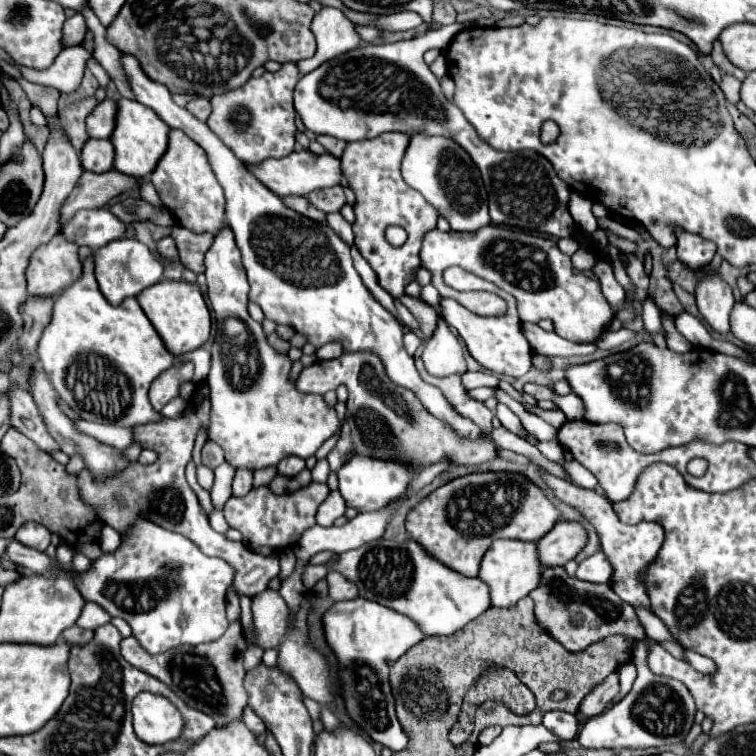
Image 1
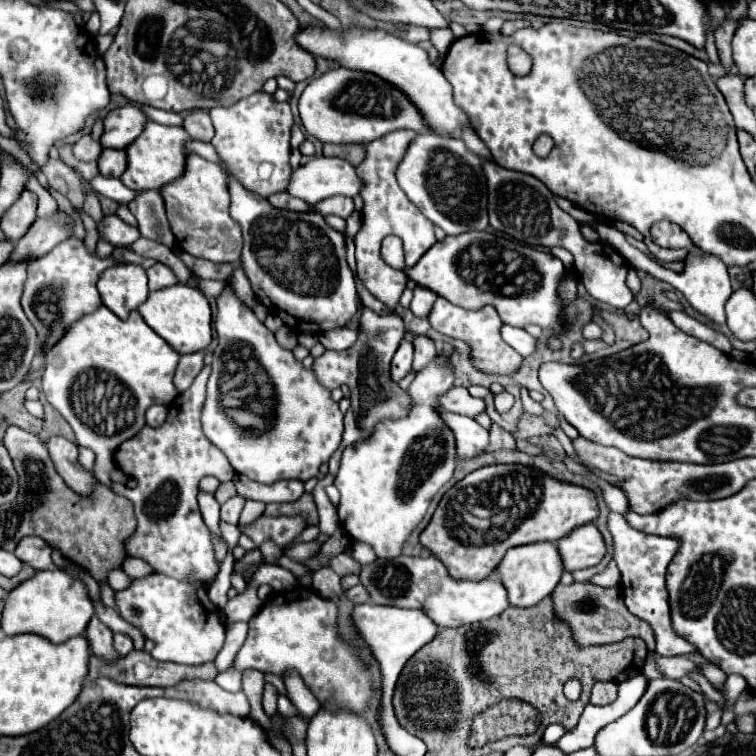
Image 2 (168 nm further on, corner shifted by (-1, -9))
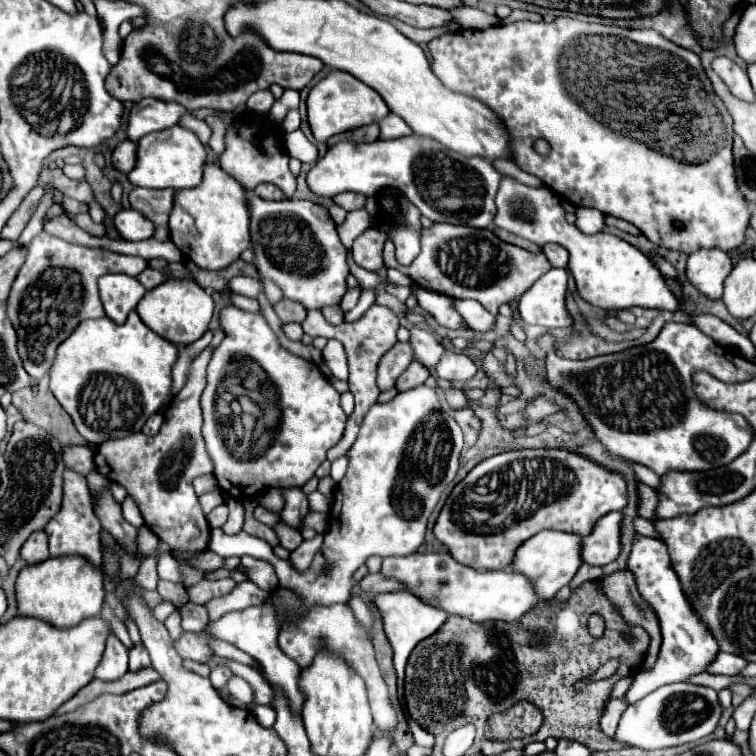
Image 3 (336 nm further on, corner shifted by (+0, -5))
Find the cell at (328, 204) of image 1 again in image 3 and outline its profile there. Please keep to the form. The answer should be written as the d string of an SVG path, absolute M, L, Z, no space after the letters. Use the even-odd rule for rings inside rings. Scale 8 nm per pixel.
M342 192L342 194L336 194L334 198L334 204L342 206L344 210L358 210L358 208L364 208L364 202L366 202L366 196L362 194L354 194L354 192Z

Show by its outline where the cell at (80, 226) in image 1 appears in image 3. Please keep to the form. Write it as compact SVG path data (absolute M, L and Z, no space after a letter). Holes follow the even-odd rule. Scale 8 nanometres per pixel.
M132 208L120 210L114 216L114 226L124 240L146 240L146 238L152 238L154 234L152 222Z

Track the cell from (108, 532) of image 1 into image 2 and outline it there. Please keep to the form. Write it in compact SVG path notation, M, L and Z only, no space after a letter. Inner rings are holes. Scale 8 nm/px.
M127 558L123 564L123 572L129 574L131 578L145 578L147 574L153 572L153 568L147 562L143 562L141 558Z

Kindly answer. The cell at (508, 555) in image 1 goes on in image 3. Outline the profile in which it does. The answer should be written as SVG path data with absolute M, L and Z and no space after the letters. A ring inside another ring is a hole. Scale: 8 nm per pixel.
M544 530L544 532L538 532L536 536L528 538L524 544L518 546L516 554L514 554L514 560L510 564L510 568L522 576L526 576L532 586L534 586L534 592L540 596L540 598L554 598L556 592L566 586L576 570L580 568L582 560L580 560L580 540L576 534L566 534L566 532L554 532L554 530Z

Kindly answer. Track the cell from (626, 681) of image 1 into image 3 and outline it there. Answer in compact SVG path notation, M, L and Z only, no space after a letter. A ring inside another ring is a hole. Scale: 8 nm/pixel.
M634 534L630 558L628 558L628 570L634 574L638 594L654 610L654 614L660 622L660 630L662 630L662 646L660 646L658 662L651 670L636 672L628 692L624 696L626 704L634 704L664 684L684 682L688 676L704 672L704 668L718 654L718 644L710 636L706 626L700 622L700 618L694 614L690 602L686 602L686 596L682 594L682 586L678 582L678 576L672 570L668 548L662 540Z

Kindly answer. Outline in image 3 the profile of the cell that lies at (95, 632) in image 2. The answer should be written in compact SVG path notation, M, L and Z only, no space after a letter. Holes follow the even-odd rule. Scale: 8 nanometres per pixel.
M108 634L104 656L96 668L100 680L116 680L128 672L128 648L114 636Z

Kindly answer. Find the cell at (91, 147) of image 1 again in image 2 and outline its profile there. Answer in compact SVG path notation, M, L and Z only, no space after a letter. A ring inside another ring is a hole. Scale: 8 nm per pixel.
M103 148L99 156L99 174L105 178L119 178L127 168L127 152L125 150L109 150Z

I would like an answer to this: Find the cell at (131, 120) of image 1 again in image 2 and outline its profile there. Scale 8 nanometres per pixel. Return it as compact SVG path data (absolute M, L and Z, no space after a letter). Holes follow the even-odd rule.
M147 122L143 134L139 140L135 140L131 146L127 146L127 170L121 176L121 182L131 188L131 190L153 190L153 188L163 188L165 184L177 180L183 176L185 170L185 160L187 160L187 142L189 134L185 128L173 128L173 126L163 126L157 122Z

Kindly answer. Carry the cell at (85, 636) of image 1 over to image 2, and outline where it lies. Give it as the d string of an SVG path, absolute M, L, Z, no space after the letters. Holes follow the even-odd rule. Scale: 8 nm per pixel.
M133 650L131 654L127 654L125 658L115 662L115 668L105 668L107 664L103 664L103 660L99 660L97 656L91 656L89 660L89 680L95 682L97 678L105 676L111 678L119 684L131 684L131 686L175 686L181 680L191 680L191 678L201 678L201 680L215 680L217 670L213 662L207 662L203 666L185 666L185 664L173 664L173 662L159 662L153 660L147 652L137 652Z

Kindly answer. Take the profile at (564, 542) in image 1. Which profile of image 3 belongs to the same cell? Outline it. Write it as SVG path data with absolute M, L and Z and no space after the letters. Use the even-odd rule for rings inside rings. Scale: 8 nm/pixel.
M620 512L602 516L592 532L582 538L582 562L588 566L604 566L620 554Z

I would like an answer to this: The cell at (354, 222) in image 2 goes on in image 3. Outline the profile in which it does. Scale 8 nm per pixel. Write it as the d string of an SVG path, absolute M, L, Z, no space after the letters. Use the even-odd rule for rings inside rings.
M347 250L347 262L350 266L351 273L361 282L361 286L364 289L373 289L381 284L385 287L391 285L391 283L385 279L382 280L377 273L366 271L359 267L353 260L352 251Z

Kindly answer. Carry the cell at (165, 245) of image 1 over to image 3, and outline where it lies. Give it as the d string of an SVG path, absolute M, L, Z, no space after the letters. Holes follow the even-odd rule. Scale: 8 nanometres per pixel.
M146 268L146 270L138 276L138 280L144 284L144 288L146 288L146 290L152 290L152 288L160 286L166 278L164 278L164 274L162 274L162 272L152 270L152 268Z

